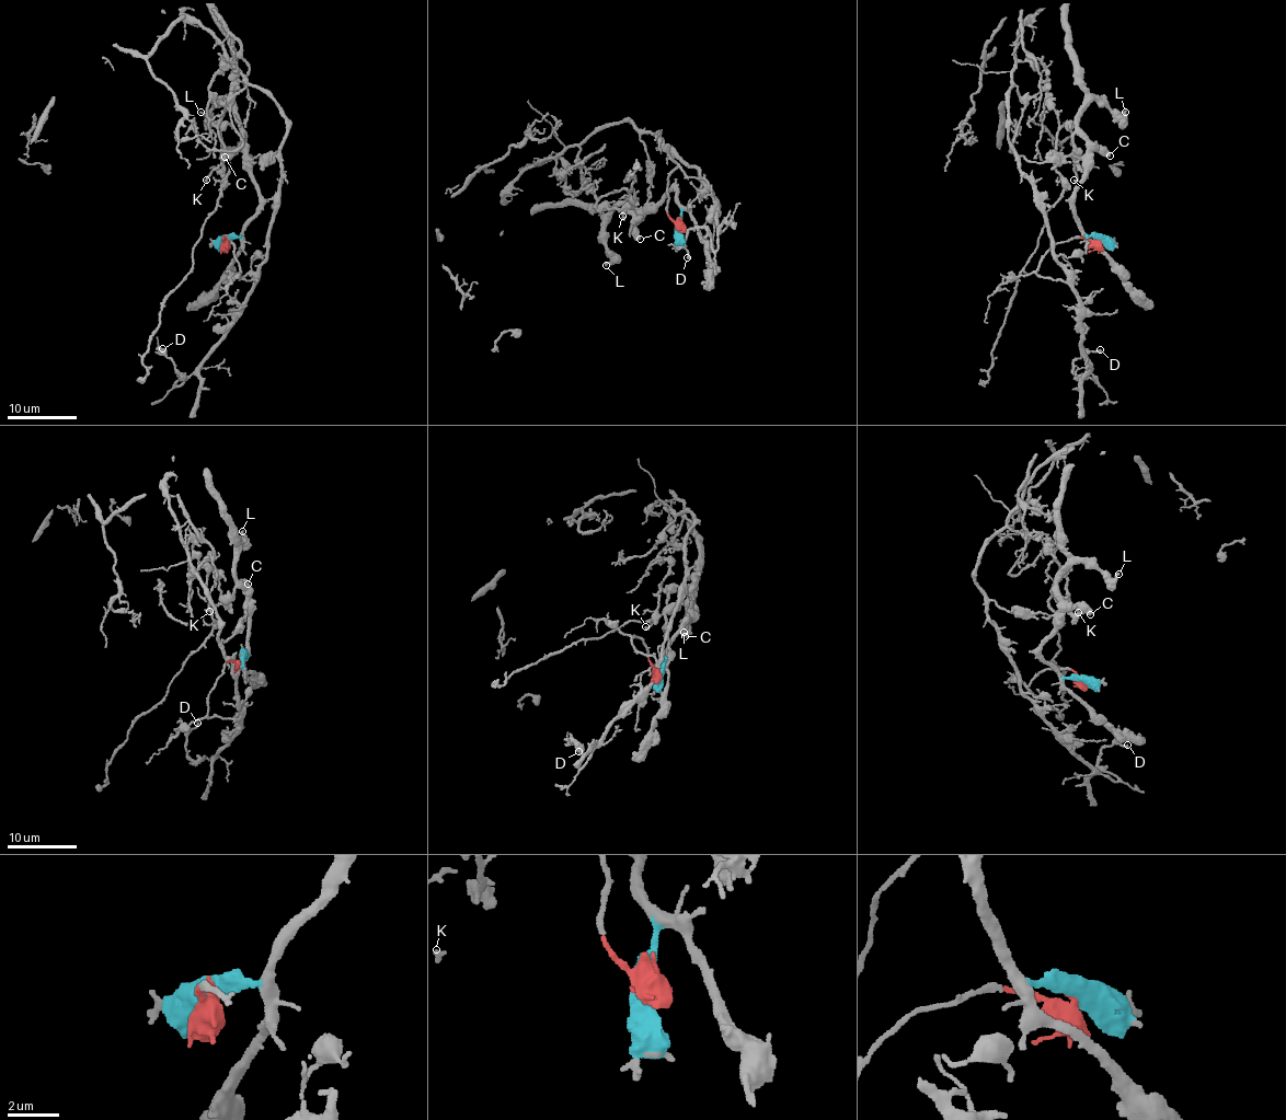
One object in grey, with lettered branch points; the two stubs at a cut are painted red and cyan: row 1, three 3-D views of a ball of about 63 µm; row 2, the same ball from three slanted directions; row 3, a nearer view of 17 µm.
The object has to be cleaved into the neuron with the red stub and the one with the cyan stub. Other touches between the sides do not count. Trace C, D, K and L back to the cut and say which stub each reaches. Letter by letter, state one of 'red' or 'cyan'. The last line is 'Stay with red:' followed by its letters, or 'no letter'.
C: cyan
D: red
K: cyan
L: cyan
Stay with red: D

